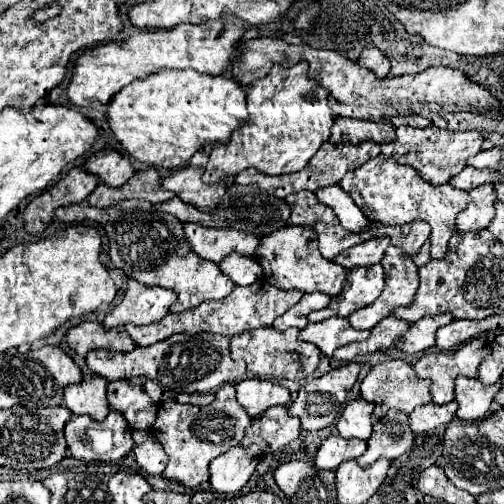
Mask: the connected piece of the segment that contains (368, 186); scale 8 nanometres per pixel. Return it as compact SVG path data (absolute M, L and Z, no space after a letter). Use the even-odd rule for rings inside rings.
M382 155L374 157L372 161L364 163L352 173L346 173L340 181L340 187L372 221L380 221L384 225L402 225L416 219L426 221L432 227L430 243L431 257L434 260L444 257L448 241L456 233L456 217L464 211L464 205L468 205L470 201L466 191L454 189L450 183L434 187L428 181L424 181L420 173L416 173L416 169L412 169L410 165L400 165L392 159L384 159Z

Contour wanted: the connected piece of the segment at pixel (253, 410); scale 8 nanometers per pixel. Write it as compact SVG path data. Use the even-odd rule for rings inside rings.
M244 379L236 385L238 403L254 419L262 415L268 407L286 405L290 401L290 391L282 385L264 379Z

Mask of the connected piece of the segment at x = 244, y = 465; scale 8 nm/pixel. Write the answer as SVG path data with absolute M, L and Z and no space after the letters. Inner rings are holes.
M258 445L232 447L210 463L210 485L220 495L236 495L262 459Z

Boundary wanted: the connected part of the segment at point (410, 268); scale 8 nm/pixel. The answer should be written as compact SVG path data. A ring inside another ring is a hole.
M390 245L380 261L386 271L386 287L382 295L368 307L358 309L348 317L356 329L372 329L398 307L412 305L418 289L418 267L402 247Z

